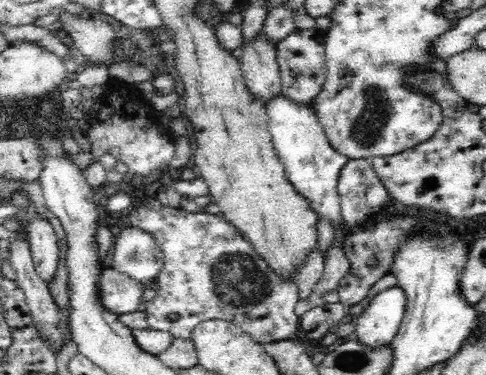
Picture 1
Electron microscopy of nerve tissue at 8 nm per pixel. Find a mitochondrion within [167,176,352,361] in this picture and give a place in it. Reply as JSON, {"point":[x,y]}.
{"point":[238,279]}

